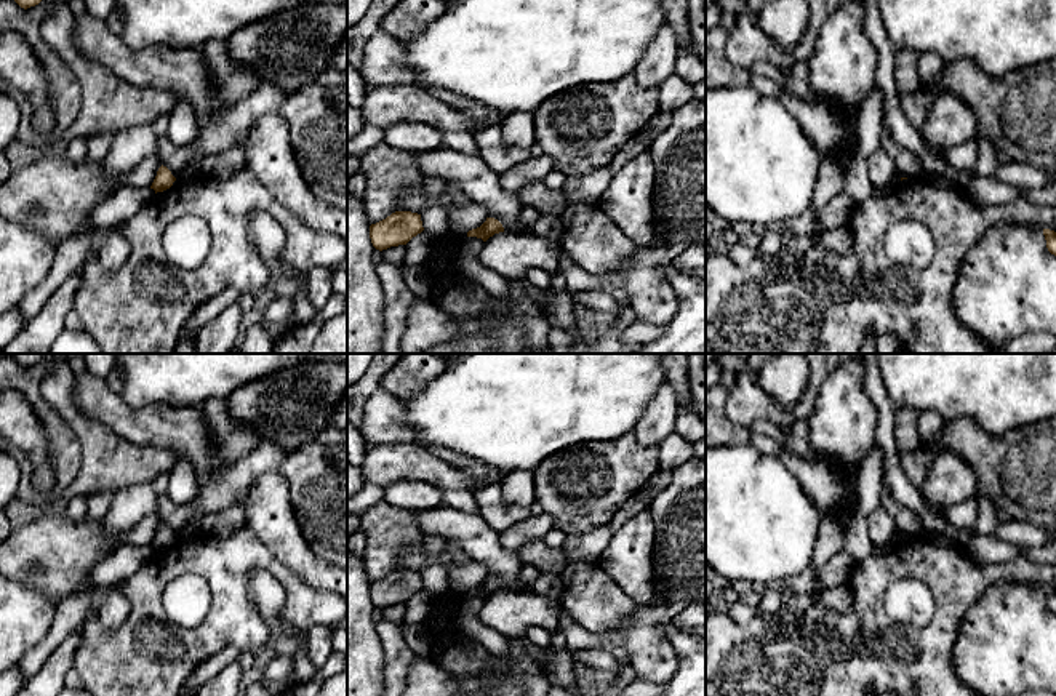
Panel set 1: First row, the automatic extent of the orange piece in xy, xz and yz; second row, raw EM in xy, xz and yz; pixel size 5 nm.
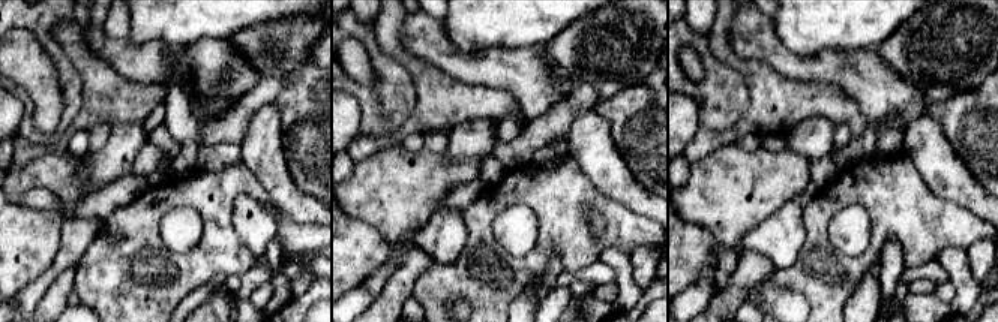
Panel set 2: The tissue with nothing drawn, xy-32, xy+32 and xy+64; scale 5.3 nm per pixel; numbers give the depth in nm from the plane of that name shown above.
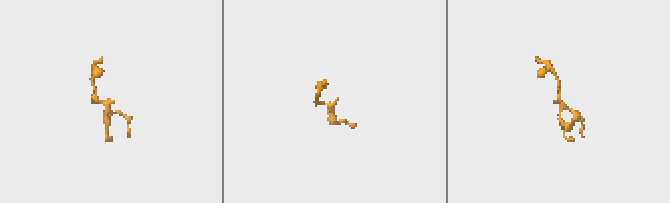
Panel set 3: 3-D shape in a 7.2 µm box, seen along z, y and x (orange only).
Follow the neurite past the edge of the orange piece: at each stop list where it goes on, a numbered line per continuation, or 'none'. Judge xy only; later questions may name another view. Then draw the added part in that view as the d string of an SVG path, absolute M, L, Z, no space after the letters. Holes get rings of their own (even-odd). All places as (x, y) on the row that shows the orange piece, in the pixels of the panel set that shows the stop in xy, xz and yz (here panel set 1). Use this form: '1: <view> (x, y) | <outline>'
none

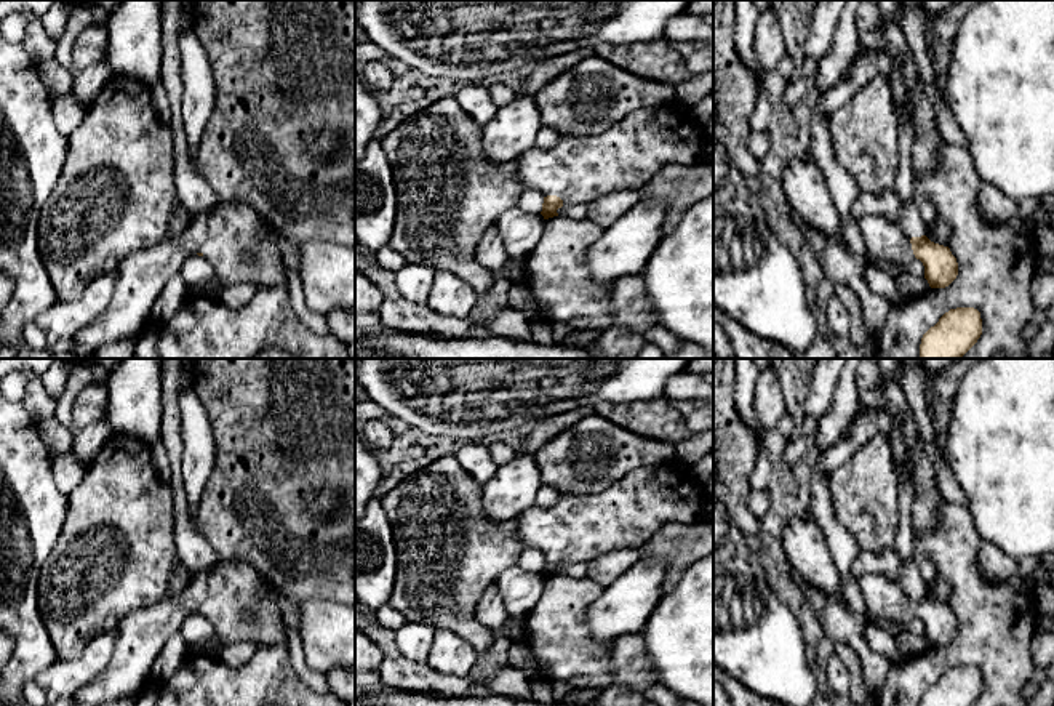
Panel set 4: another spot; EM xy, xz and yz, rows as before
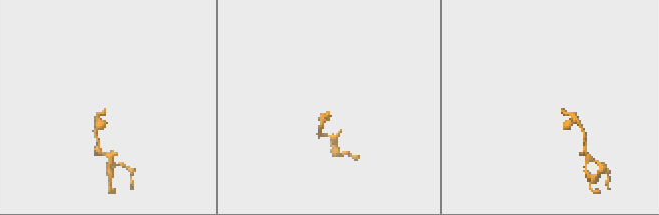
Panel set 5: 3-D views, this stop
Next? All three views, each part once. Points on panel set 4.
1: xz (624, 157) | M670 101L637 109L598 134L565 134L552 149L534 146L517 158L517 176L525 189L557 195L563 207L592 203L611 192L641 189L667 165L702 162L707 141L705 130L689 120L685 106Z

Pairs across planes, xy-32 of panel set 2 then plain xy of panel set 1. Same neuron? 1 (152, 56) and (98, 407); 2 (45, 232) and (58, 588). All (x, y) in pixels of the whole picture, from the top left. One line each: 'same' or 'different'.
1: same
2: different

